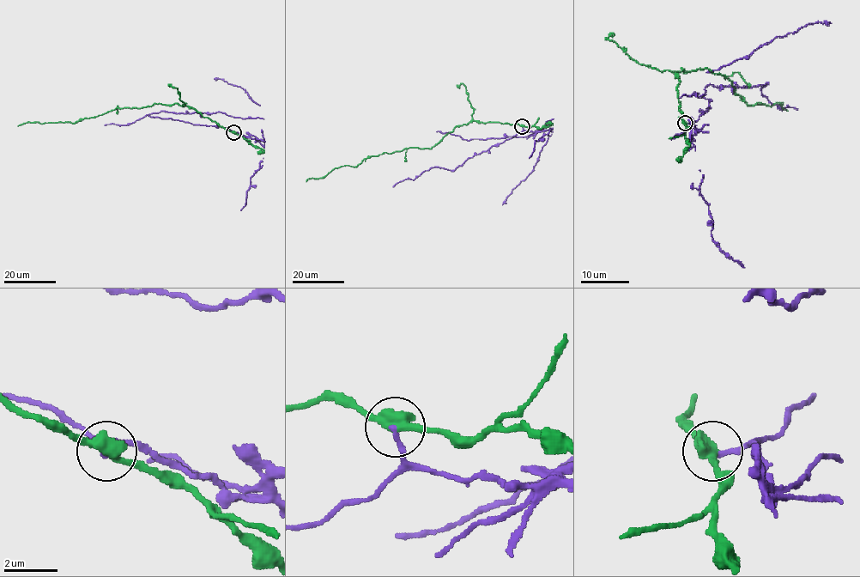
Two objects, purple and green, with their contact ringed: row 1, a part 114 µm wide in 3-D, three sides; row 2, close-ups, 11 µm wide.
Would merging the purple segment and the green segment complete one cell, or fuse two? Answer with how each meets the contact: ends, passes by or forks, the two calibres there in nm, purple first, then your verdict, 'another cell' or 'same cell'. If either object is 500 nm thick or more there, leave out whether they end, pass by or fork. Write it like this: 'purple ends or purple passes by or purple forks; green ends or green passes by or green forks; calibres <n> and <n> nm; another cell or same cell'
purple ends; green passes by; calibres 180 and 480 nm; another cell

